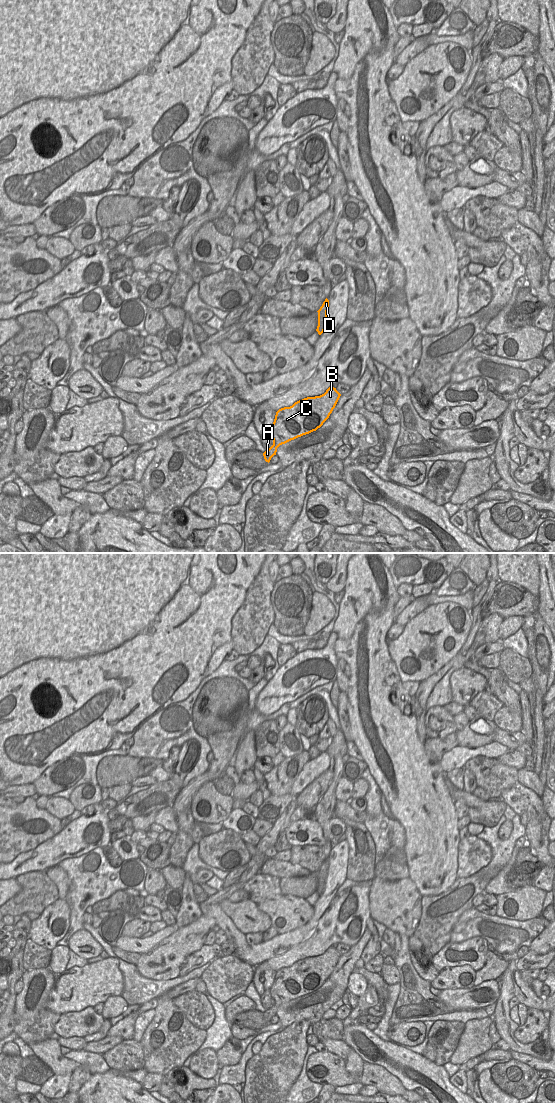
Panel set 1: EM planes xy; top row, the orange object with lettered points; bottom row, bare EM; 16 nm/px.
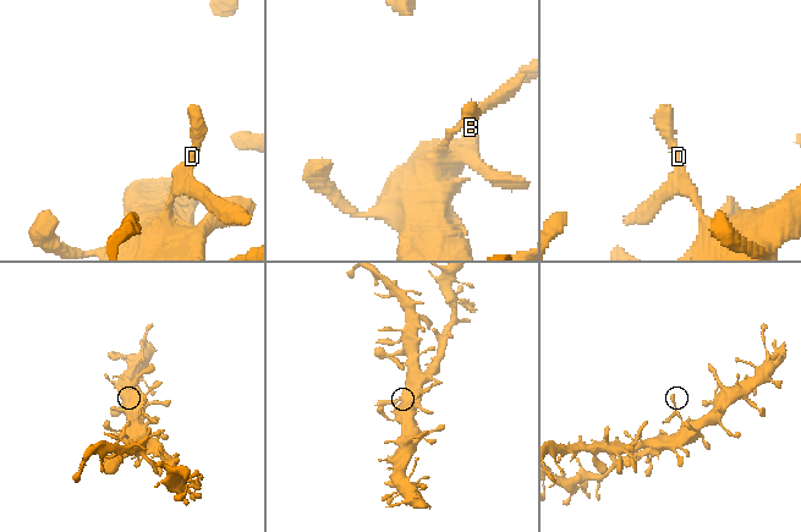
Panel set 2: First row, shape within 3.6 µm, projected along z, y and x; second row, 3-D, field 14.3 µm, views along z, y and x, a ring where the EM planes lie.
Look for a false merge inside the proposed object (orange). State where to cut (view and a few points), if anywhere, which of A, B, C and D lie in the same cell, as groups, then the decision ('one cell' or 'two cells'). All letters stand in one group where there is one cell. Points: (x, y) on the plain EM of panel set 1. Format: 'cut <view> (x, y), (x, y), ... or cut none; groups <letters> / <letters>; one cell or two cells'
cut none; groups A B C D; one cell

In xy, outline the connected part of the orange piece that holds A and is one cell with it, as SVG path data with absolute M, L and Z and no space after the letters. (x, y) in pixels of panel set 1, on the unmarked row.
M333 946L320 956L307 957L276 972L270 988L273 1005L264 1013L266 1022L276 1015L277 1008L291 1000L320 988L329 978L341 954Z

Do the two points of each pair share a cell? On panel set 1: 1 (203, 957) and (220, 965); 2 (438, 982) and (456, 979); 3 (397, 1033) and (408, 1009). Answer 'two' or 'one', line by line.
1: two
2: one
3: two

